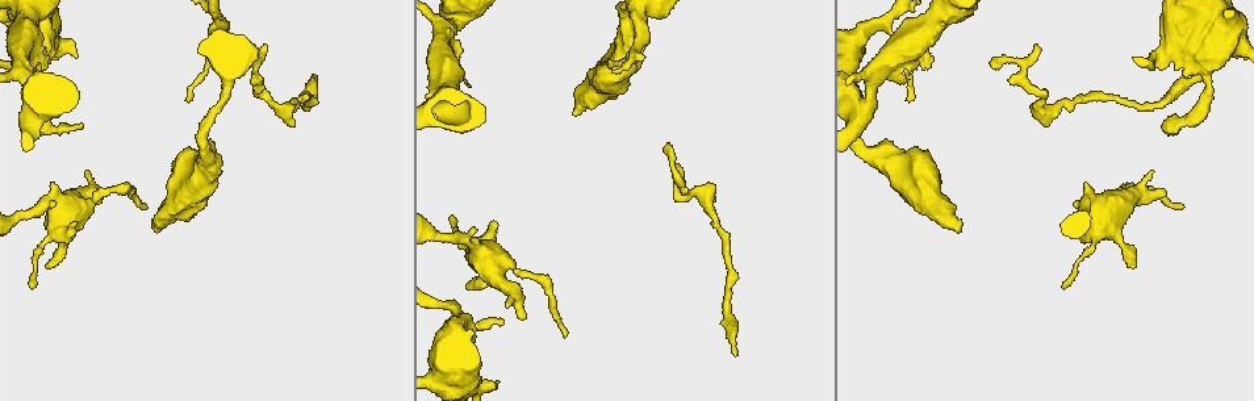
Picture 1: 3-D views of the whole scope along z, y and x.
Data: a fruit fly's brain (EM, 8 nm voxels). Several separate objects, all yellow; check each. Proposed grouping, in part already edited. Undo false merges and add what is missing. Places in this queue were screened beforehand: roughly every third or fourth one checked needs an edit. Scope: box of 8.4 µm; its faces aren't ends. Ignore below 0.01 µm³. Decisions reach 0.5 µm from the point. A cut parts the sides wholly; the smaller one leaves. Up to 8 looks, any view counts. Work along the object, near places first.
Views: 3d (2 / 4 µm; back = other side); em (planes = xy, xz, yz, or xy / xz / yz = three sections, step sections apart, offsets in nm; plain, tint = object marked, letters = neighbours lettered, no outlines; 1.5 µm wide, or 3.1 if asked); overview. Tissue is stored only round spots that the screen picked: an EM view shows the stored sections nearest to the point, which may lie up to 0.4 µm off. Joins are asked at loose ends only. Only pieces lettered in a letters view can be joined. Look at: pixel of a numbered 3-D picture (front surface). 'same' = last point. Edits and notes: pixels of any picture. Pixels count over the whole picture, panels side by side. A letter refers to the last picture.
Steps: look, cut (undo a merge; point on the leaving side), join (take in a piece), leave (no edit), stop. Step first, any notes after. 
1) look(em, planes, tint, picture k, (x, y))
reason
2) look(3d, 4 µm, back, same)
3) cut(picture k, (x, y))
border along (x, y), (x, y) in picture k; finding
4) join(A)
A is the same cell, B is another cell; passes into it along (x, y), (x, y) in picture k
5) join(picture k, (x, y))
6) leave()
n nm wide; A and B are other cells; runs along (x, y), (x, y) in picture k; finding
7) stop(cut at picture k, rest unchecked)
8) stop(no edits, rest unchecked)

look(em, xz, step 8, tint, picture 1, (457, 57))
branch stops here

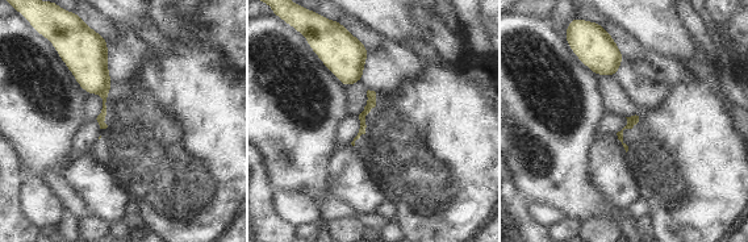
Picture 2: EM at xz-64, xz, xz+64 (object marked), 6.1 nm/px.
look(em, planes, letters, same)

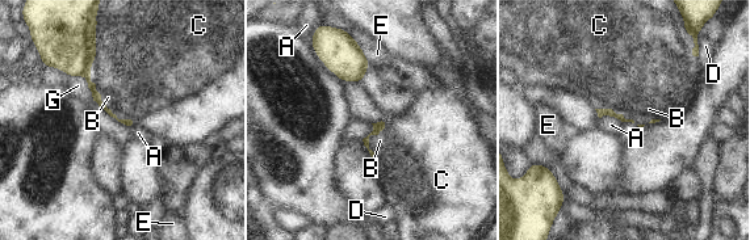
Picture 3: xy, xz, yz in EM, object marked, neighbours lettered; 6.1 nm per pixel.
leave()
B touches over 500 nm; A, B, C, D, E and G are other cells; no lettered piece goes on from it

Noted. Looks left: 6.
look(3d, 2 µm, picture 1, (573, 113))
stops while still wide

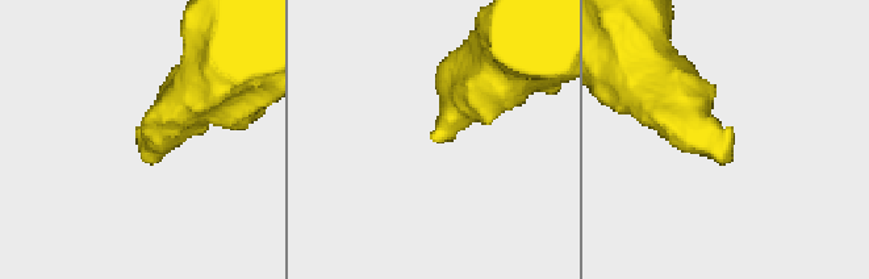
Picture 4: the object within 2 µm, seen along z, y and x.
look(em, yz, step 8, tint, picture 4, (727, 132))
now the EM

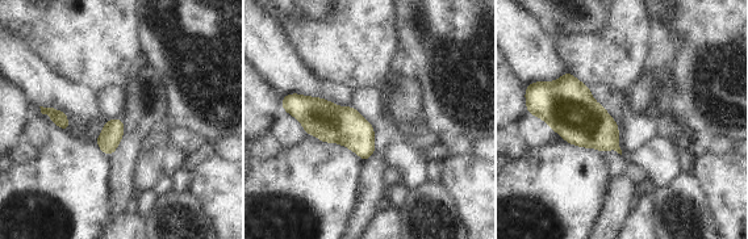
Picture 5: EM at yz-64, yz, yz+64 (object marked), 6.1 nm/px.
look(em, planes, letters, same)
cut it another way

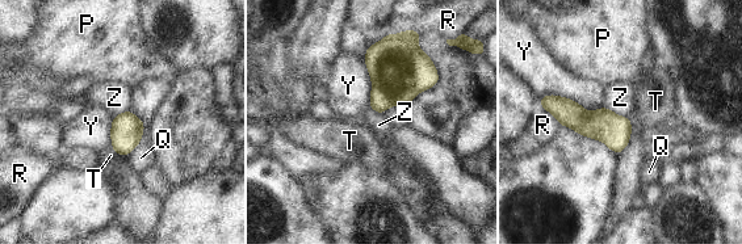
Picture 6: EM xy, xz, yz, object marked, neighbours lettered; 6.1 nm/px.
leave()
P, Q, R, T, Y and Z are other cells; runs along (546, 105), (627, 138) in picture 6; none of them fits

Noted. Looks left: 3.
look(3d, 2 µm, back, picture 1, (1181, 207))
free end

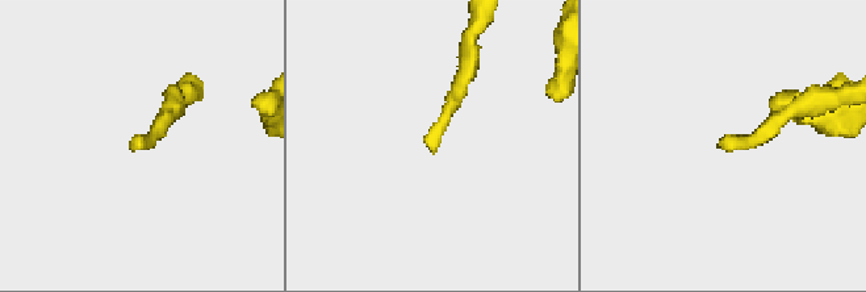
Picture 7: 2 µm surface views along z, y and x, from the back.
look(em, planes, plain, picture 7, (143, 145))
now the EM

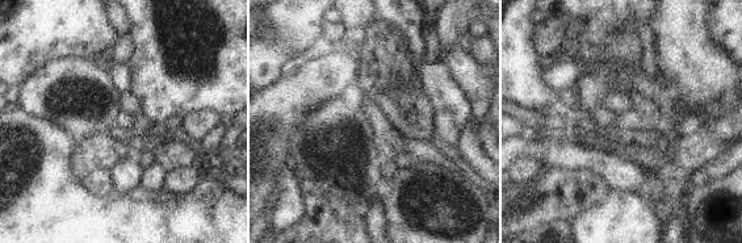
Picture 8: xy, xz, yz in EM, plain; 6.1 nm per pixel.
look(em, planes, letters, same)
what lies round it

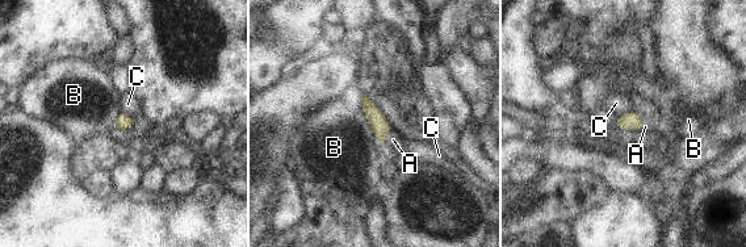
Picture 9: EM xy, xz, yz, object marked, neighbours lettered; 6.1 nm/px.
join(A)
A is the same cell, B and C are other cells; passes into it along (380, 126), (386, 134), (393, 139) in picture 9; it goes on there

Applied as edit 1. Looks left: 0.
stop(join at picture 9, rest unchecked)

